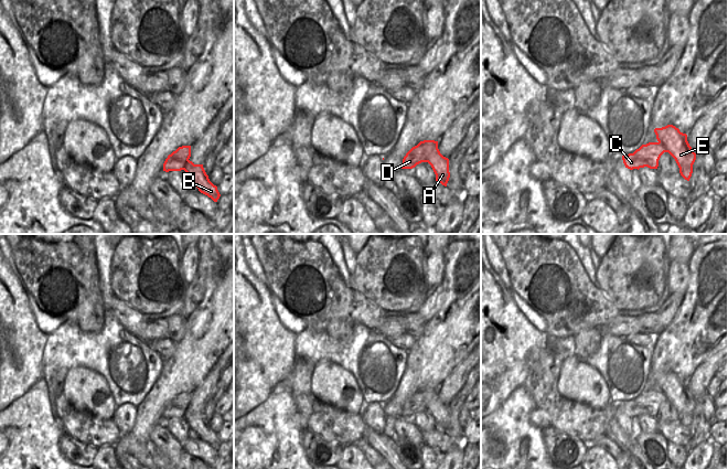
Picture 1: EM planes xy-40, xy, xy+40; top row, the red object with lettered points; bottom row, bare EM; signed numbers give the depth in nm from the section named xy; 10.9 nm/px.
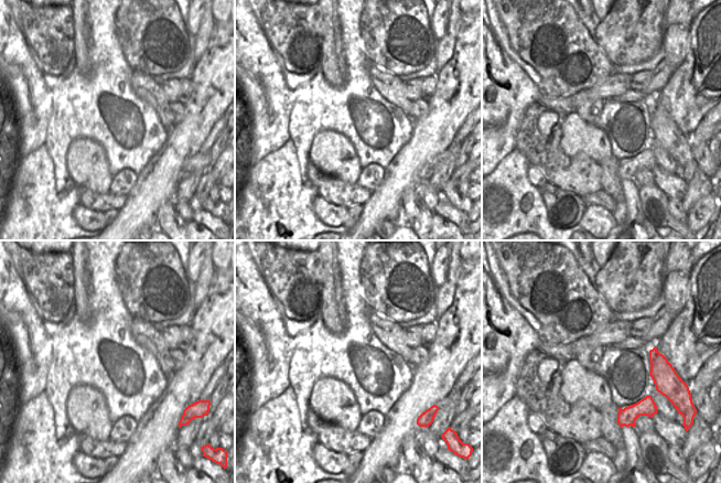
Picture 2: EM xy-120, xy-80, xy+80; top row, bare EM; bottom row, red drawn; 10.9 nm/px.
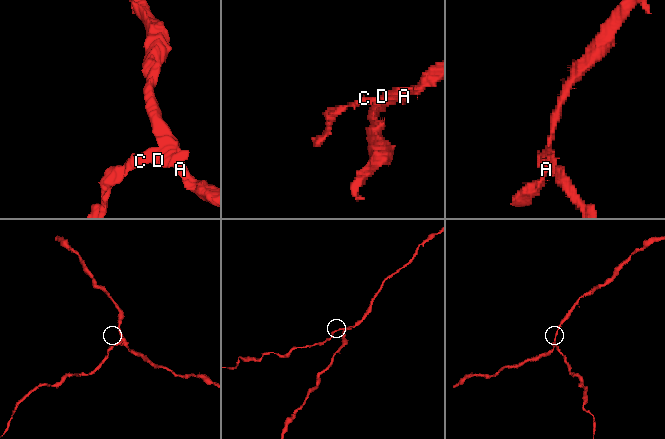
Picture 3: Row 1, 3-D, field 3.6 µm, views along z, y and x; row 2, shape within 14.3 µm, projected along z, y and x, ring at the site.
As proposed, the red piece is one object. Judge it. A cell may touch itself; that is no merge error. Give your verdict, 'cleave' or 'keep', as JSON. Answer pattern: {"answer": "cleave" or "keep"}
{"answer": "cleave"}

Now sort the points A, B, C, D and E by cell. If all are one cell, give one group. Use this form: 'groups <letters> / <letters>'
groups A B E / C D

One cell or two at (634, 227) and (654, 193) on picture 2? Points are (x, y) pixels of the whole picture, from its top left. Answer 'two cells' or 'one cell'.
two cells

